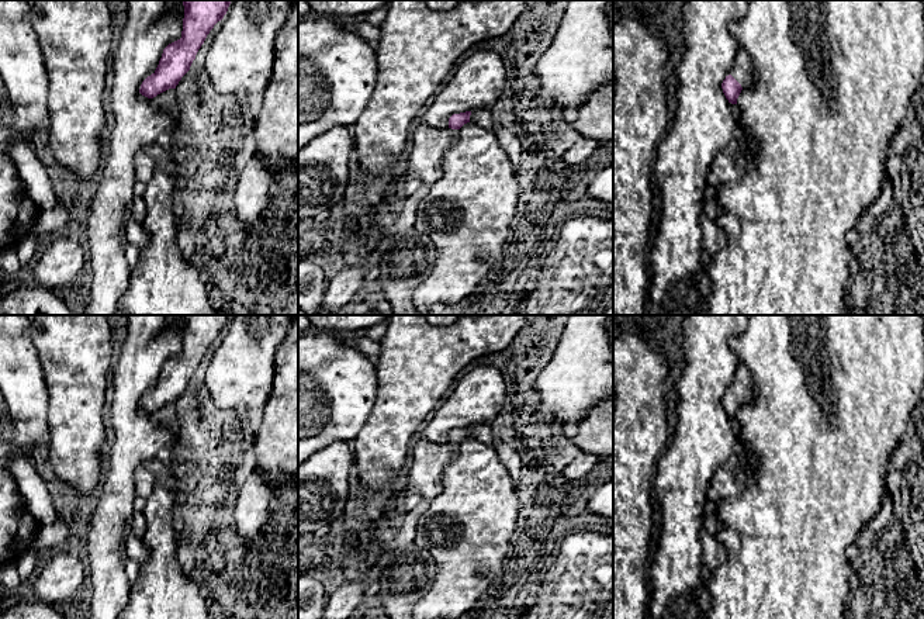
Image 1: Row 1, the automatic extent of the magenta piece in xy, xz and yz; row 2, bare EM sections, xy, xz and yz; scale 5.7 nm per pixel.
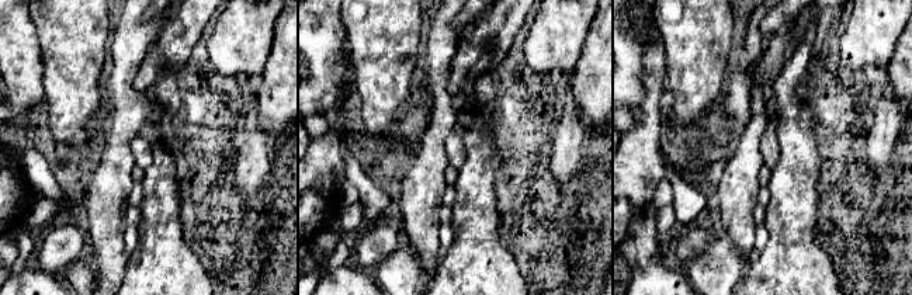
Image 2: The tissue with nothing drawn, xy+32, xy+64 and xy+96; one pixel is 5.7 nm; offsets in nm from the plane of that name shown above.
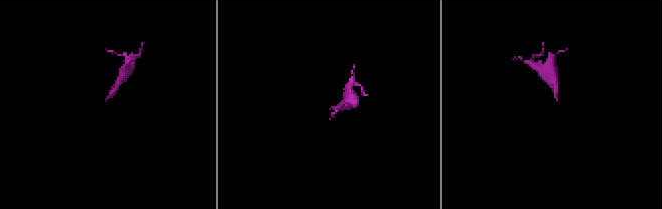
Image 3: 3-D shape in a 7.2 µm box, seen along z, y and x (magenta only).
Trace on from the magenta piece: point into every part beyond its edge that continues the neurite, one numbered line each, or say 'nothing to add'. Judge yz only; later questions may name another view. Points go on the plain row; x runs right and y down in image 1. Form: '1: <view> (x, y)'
1: yz (743, 384)

